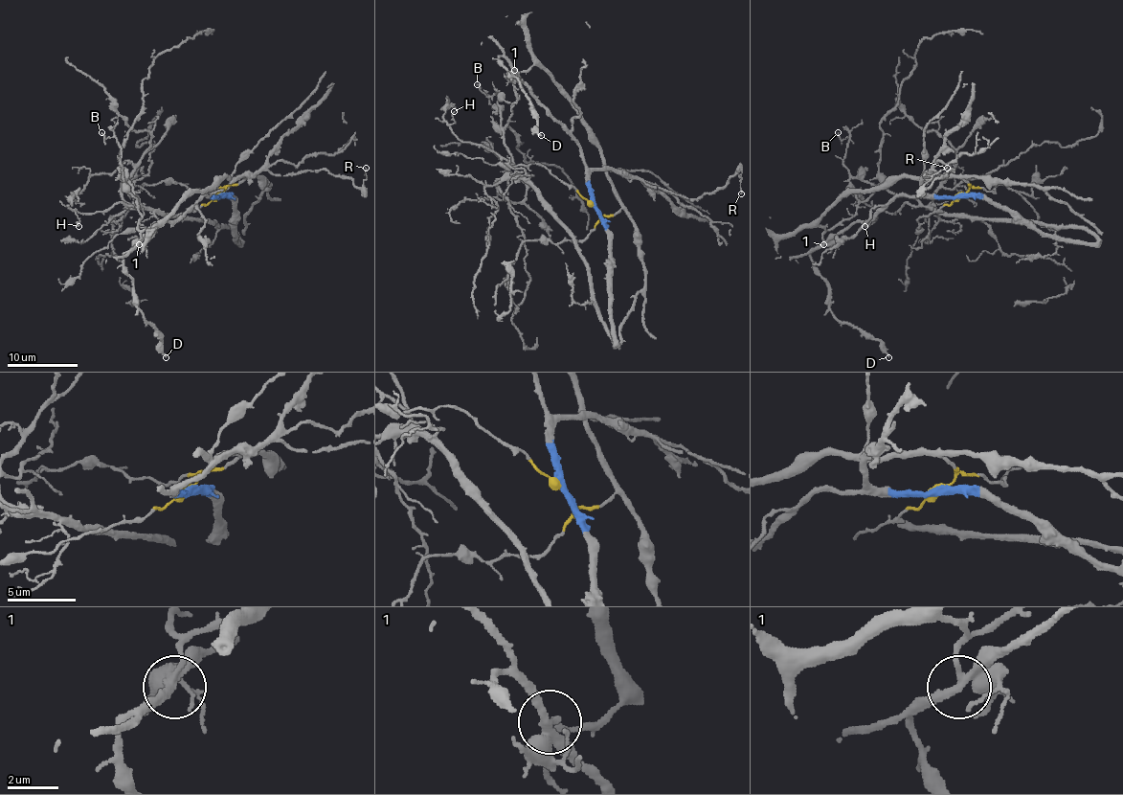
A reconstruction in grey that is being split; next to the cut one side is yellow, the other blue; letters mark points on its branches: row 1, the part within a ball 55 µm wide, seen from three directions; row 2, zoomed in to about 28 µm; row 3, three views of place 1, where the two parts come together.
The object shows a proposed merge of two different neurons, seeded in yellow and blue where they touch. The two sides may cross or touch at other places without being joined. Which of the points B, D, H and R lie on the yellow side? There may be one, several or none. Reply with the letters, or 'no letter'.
no letter

